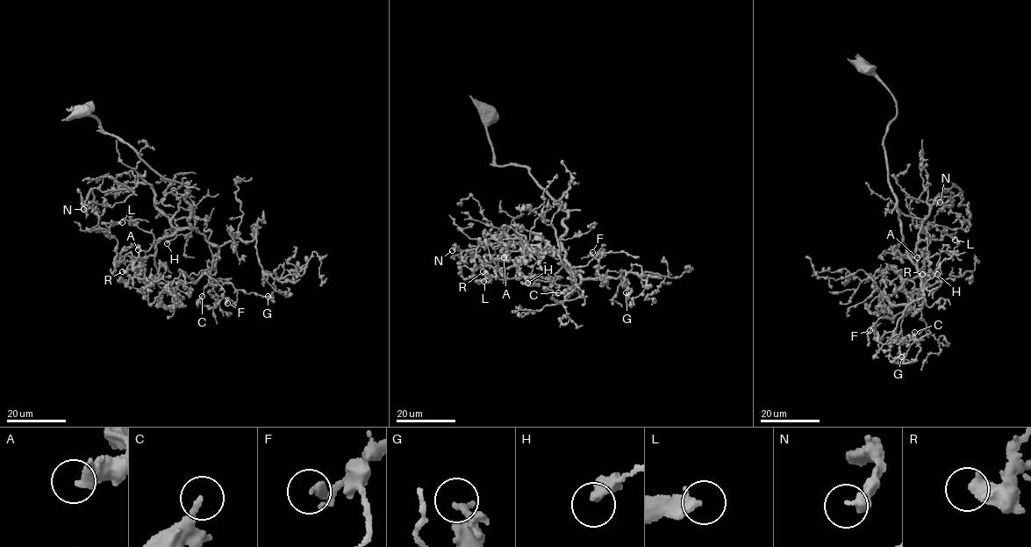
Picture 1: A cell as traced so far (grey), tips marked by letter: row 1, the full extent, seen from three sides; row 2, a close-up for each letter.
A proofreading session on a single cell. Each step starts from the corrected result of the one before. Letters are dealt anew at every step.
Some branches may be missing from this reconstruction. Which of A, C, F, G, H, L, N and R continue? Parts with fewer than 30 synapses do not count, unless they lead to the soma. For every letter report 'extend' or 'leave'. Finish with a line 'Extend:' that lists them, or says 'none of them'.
A: leave
C: leave
F: leave
G: leave
H: leave
L: leave
N: leave
R: leave
Extend: none of them

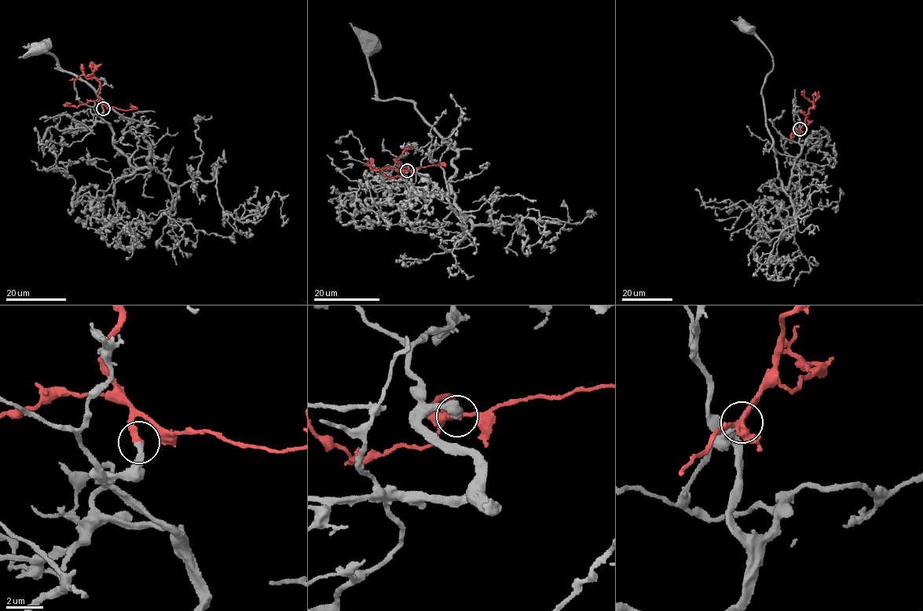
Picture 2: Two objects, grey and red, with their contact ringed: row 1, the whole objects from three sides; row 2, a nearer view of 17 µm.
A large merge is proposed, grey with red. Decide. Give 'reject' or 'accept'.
accept

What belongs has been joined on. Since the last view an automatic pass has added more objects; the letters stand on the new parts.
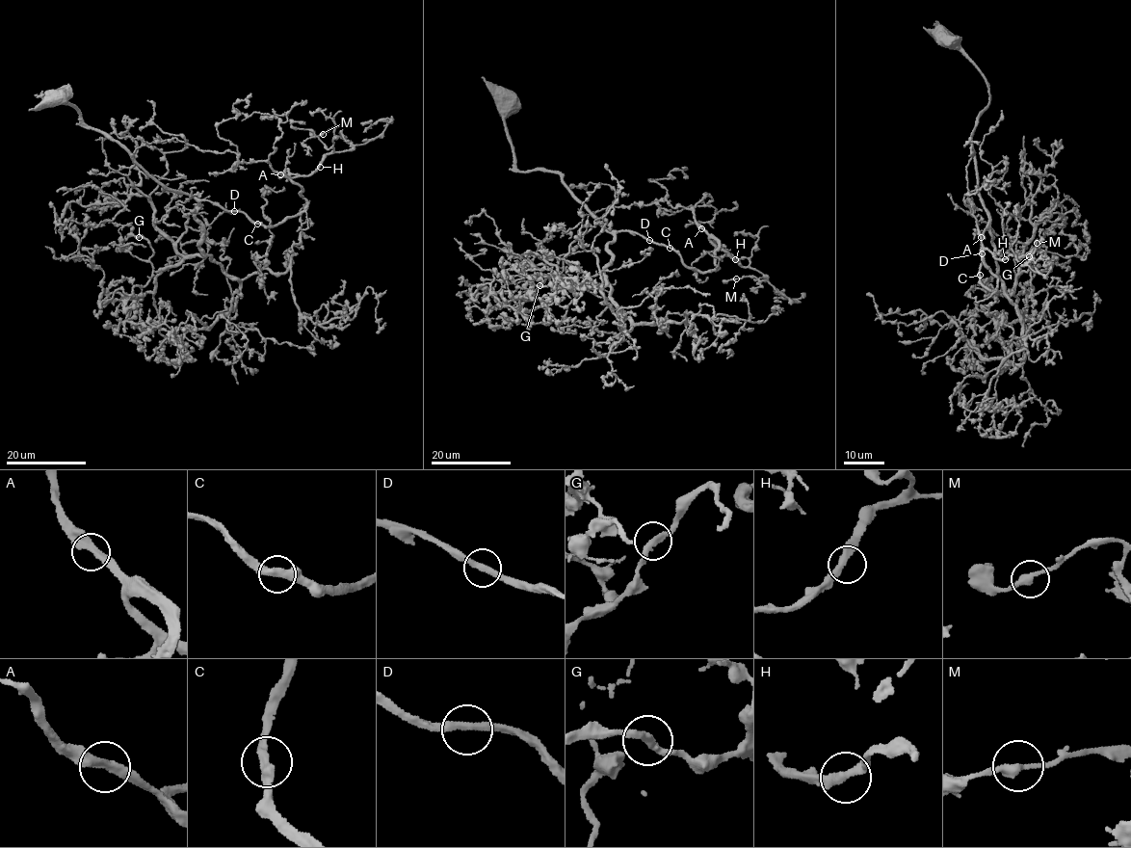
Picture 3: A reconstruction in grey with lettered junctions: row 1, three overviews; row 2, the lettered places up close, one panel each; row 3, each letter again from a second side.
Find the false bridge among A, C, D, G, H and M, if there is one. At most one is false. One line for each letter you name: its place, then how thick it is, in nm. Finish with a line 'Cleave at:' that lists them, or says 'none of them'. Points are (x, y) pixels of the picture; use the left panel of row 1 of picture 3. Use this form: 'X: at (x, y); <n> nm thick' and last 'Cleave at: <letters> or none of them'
M: at (323, 134); 300 nm thick
Cleave at: M

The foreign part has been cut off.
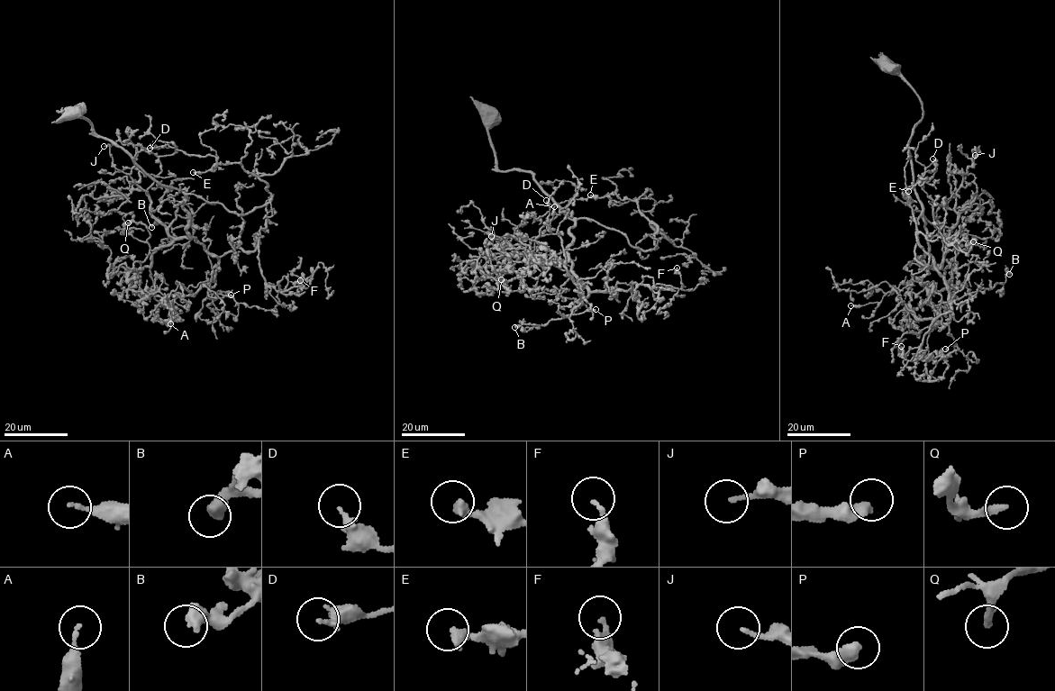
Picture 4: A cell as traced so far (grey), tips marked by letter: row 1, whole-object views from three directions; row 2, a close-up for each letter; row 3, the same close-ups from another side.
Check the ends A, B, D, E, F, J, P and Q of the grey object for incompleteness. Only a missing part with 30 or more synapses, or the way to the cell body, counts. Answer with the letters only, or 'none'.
J, P, Q

